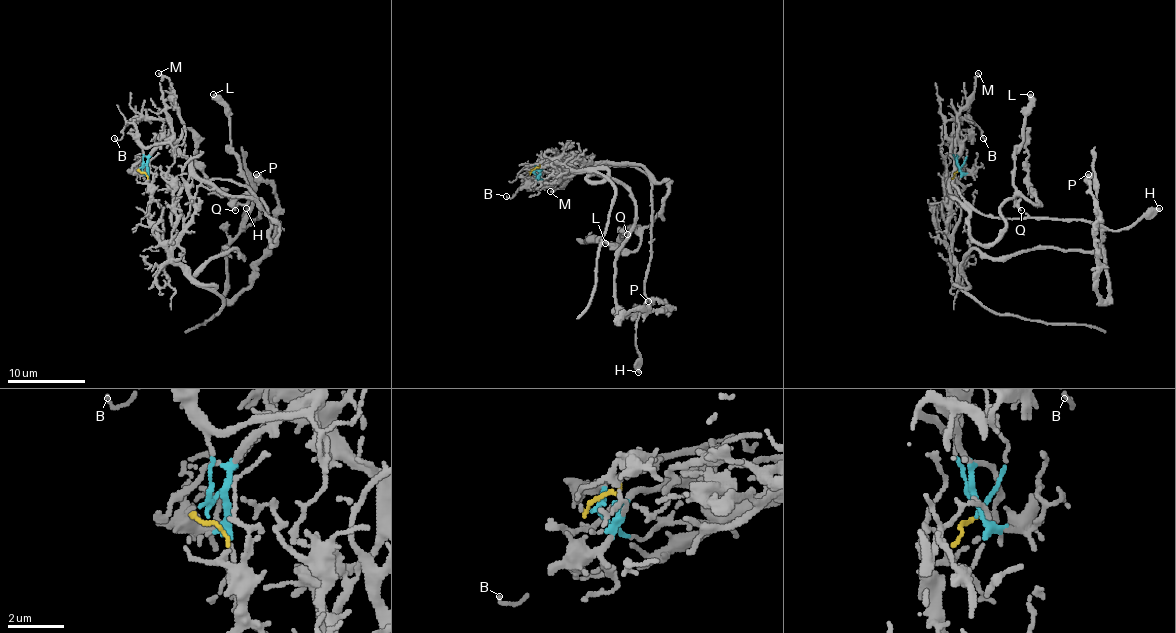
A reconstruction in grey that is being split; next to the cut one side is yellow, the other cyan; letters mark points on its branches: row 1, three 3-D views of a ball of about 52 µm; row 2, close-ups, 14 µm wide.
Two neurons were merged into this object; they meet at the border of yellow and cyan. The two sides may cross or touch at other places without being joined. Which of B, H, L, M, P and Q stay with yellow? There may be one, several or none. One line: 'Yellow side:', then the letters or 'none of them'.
Yellow side: P

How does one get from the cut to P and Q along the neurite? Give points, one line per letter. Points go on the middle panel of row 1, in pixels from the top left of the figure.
P: (530, 172), (557, 158), (628, 191), (635, 222), (616, 261), (616, 322), (631, 310), (668, 310), (647, 300)
Q: (532, 172), (544, 180), (618, 162), (639, 164), (657, 182), (670, 182), (663, 218), (661, 213), (628, 234)

